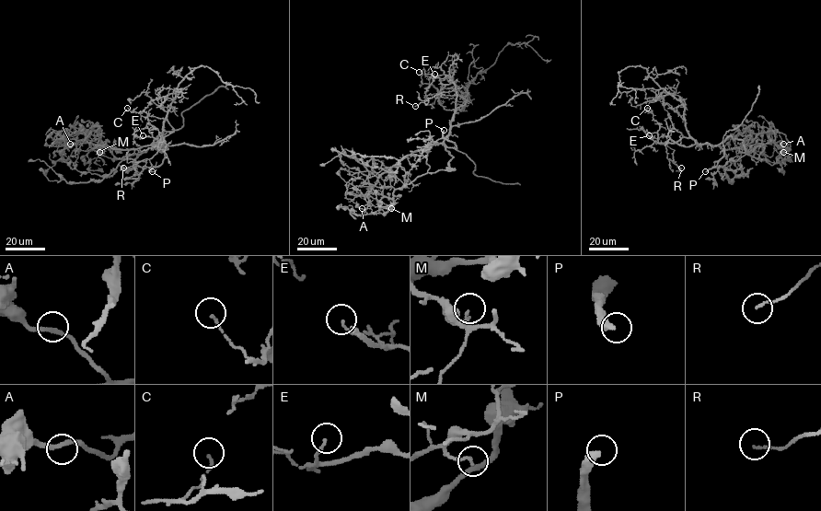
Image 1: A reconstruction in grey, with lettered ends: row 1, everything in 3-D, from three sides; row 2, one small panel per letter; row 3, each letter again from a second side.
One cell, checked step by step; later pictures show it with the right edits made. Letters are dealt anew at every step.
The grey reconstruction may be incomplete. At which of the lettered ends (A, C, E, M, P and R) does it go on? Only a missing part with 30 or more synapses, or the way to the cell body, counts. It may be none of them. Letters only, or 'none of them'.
P

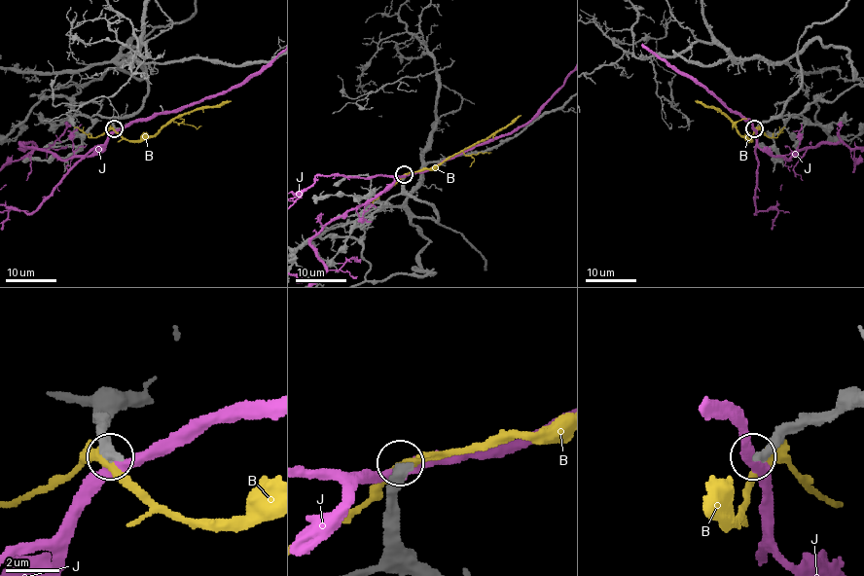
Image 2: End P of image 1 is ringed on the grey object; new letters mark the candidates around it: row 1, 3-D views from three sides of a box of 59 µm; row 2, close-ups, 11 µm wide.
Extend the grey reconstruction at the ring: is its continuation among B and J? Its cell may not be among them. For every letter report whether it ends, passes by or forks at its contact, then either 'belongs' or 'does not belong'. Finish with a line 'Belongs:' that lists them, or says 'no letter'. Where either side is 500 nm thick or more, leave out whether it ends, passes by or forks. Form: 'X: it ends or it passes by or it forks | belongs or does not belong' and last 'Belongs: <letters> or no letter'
B: it passes by | does not belong
J: it passes by | does not belong
Belongs: no letter

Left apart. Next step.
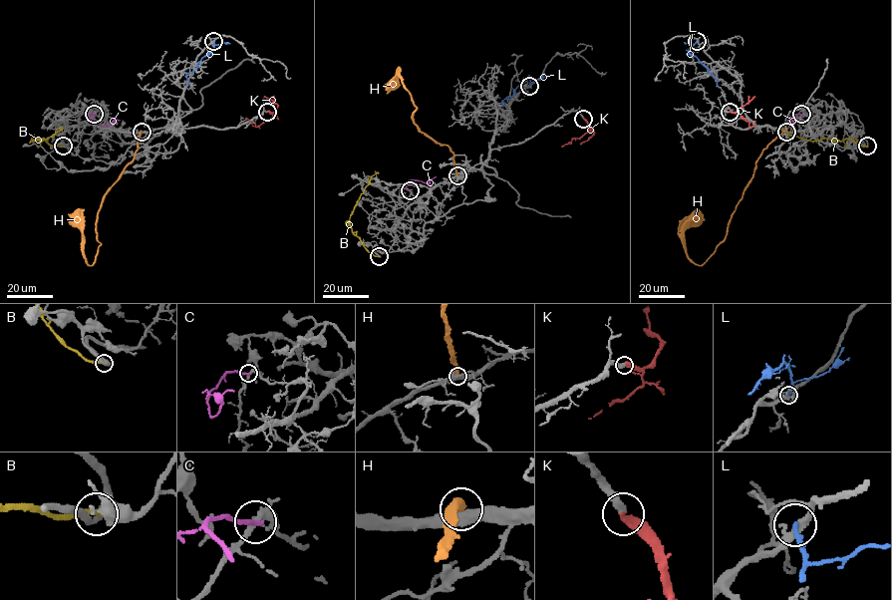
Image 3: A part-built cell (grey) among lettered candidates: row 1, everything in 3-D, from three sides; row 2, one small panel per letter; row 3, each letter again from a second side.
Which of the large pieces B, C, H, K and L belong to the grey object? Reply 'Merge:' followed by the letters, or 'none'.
Merge: K

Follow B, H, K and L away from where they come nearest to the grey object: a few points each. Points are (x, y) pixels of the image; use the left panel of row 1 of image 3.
B: (63, 146), (51, 146), (44, 139), (33, 140), (44, 140), (62, 129), (59, 127)
H: (142, 131), (135, 156), (98, 211), (97, 238), (101, 245), (92, 265), (83, 255), (81, 214), (76, 209)
K: (267, 112), (272, 117), (256, 127), (245, 118)
L: (213, 41), (212, 51), (186, 75), (186, 87)

